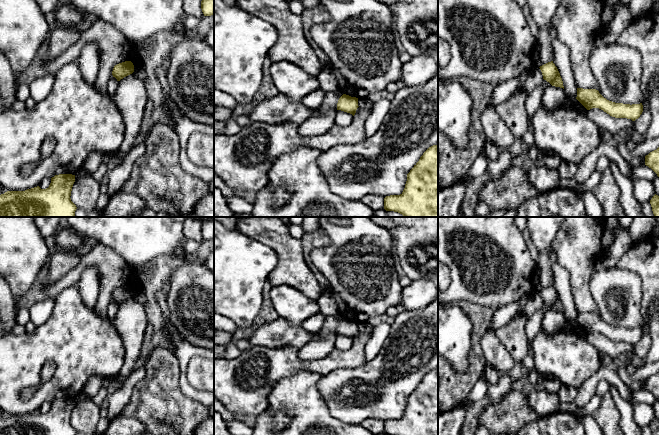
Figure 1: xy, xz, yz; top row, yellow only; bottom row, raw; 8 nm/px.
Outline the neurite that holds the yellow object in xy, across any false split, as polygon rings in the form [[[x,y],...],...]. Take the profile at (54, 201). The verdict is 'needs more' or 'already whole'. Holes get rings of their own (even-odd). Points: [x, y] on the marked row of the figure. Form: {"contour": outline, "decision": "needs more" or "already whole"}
{"contour": [[[59,174],[51,178],[48,188],[39,186],[25,191],[7,191],[0,195],[0,217],[75,217],[76,205],[71,201],[75,175]]], "decision": "already whole"}

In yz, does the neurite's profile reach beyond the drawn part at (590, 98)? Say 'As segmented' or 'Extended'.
As segmented

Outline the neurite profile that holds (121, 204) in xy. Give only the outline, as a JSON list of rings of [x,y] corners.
[[[119,191],[110,196],[100,217],[156,217],[156,212],[137,193]]]

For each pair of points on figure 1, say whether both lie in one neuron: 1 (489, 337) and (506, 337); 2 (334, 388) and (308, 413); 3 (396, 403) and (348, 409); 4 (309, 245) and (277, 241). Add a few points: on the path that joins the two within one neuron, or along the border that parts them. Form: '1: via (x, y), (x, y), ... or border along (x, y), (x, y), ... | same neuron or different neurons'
1: border along (494, 331), (501, 344), (512, 356) | different neurons
2: border along (321, 376), (318, 391), (329, 413), (336, 418) | different neurons
3: via (384, 403), (370, 403), (364, 408), (360, 408) | same neuron
4: border along (300, 239), (303, 258), (308, 267) | different neurons

